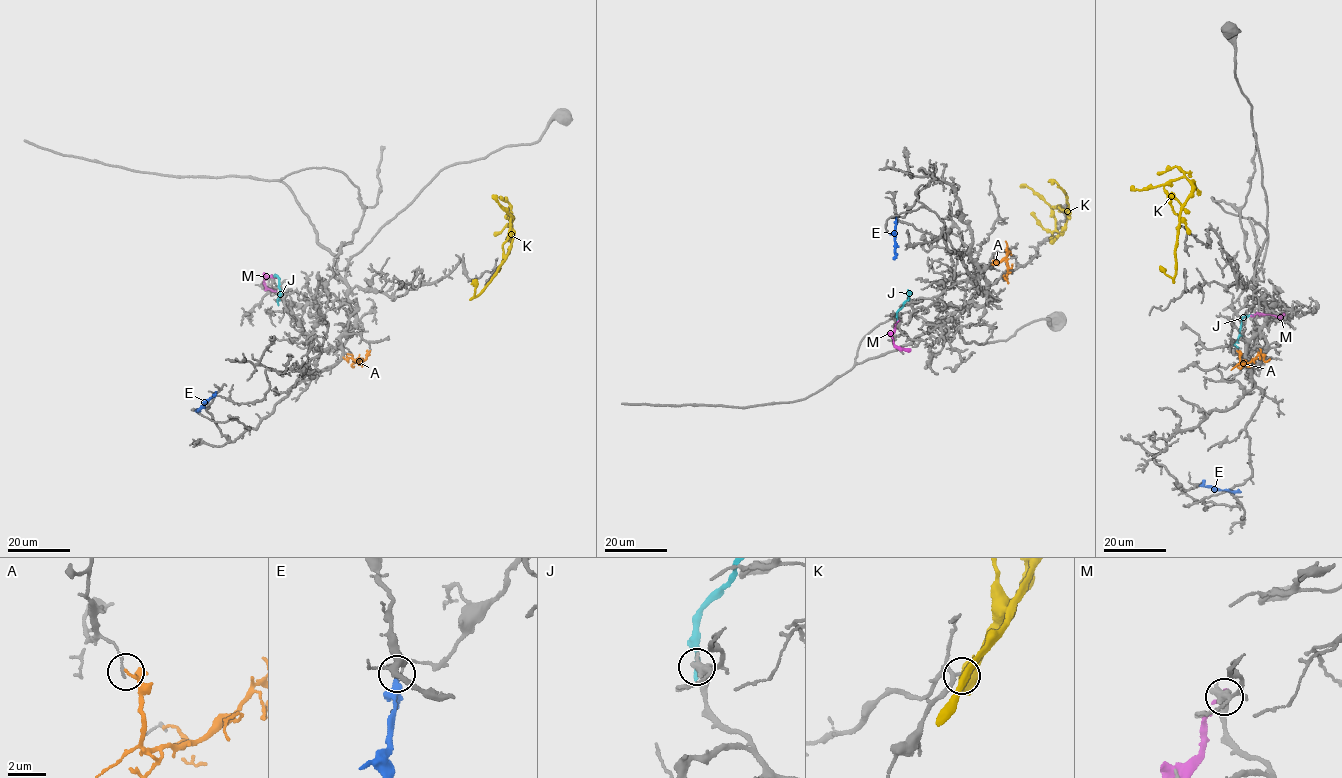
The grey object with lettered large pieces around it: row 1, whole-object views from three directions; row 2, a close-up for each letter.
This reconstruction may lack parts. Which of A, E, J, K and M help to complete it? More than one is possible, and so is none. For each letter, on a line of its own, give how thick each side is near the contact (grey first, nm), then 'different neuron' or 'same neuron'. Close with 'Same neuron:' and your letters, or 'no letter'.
A: 130 nm thick on the grey side, 120 nm on the other; different neuron
E: 100 nm thick on the grey side, 380 nm on the other; different neuron
J: 190 nm thick on the grey side, 320 nm on the other; different neuron
K: 160 nm thick on the grey side, 800 nm on the other; different neuron
M: 170 nm thick on the grey side, 240 nm on the other; different neuron
Same neuron: no letter

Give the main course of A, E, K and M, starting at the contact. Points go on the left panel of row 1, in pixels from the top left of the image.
A: (370, 351), (367, 358), (357, 362), (360, 358), (357, 359), (351, 364), (354, 366)
E: (215, 395), (194, 411)
K: (497, 268), (508, 255), (511, 242), (508, 203), (499, 197)
M: (275, 277), (270, 276), (263, 280), (267, 288), (276, 290)

